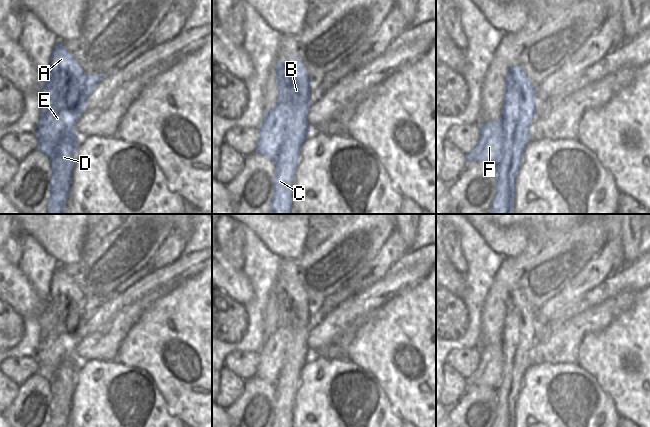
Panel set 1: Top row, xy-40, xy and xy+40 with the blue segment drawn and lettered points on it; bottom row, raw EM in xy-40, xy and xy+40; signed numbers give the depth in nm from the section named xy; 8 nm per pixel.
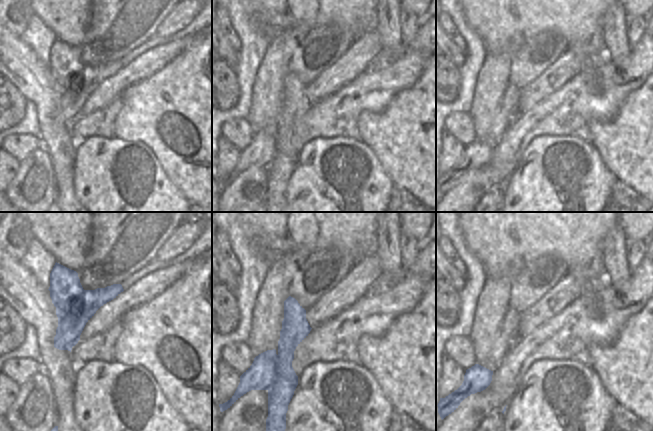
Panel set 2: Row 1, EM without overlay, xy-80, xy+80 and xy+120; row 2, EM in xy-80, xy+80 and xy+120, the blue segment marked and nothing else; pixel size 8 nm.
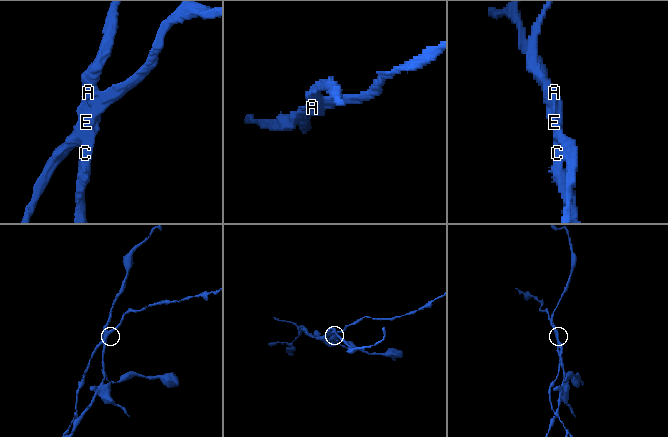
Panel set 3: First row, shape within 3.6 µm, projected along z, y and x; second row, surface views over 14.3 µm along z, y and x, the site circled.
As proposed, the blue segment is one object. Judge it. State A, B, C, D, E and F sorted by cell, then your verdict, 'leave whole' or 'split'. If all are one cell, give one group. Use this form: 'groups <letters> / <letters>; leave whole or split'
groups A B C D / E F; split

